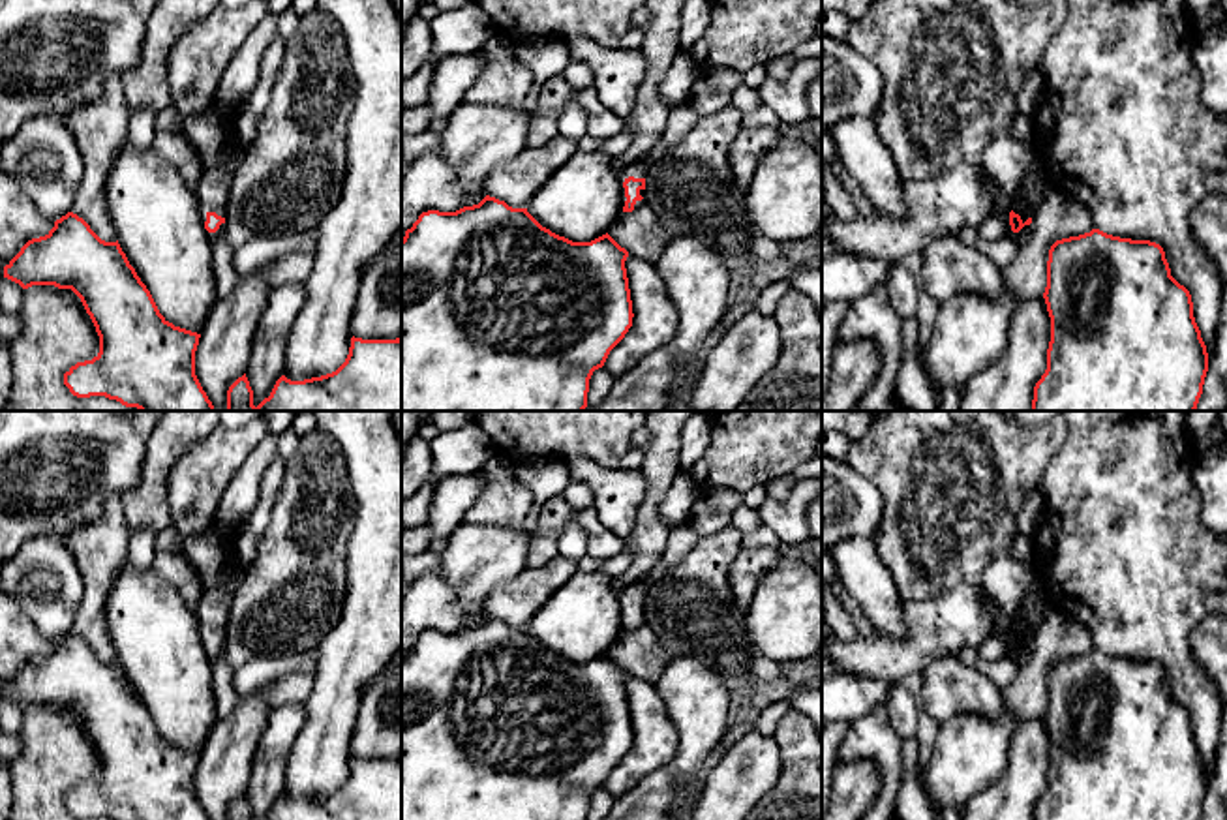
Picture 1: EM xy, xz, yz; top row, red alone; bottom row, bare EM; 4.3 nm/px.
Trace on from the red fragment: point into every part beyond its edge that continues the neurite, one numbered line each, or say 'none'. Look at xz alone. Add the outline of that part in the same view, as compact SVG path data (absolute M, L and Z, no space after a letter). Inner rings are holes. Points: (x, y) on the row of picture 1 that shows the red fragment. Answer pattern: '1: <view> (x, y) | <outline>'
1: xz (638, 169) | M657 150L657 152L651 152L651 154L645 154L642 159L627 165L627 167L619 173L619 182L621 182L621 206L625 206L625 201L627 201L623 182L625 182L629 176L645 178L647 169L649 169L649 165L657 159L657 156L659 156L659 150Z

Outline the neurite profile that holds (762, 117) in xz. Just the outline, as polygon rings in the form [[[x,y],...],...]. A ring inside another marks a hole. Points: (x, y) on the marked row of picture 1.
[[[760,103],[754,111],[743,114],[741,128],[743,129],[758,129],[758,128],[773,128],[779,129],[779,116],[764,103]]]

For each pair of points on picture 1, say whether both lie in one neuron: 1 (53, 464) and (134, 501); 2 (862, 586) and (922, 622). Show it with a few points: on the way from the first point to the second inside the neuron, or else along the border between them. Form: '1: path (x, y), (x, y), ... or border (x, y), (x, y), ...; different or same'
1: border (145, 458), (141, 477), (119, 496); different
2: border (905, 603), (905, 635), (888, 637), (878, 633); different

